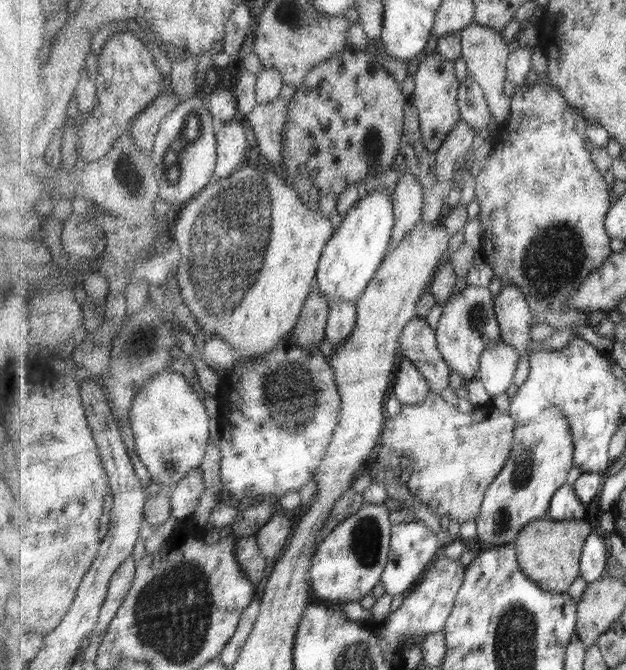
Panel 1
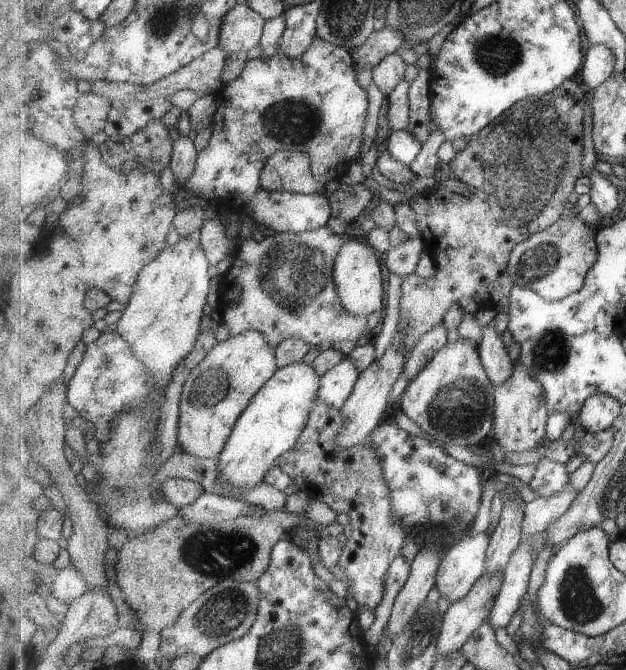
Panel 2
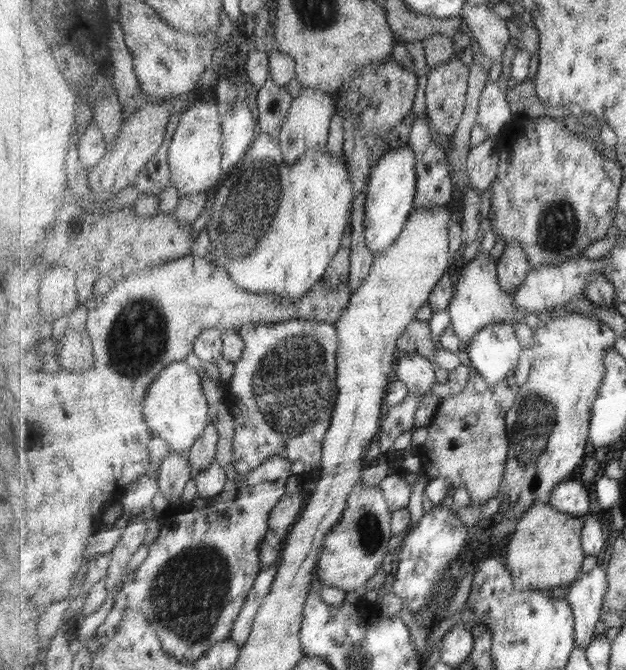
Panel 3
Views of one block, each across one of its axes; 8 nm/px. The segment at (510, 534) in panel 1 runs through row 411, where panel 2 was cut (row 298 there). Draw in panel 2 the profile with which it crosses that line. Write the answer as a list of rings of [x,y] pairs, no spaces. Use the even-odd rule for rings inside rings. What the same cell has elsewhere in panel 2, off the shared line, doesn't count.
[[[567,214],[550,228],[520,243],[511,255],[510,275],[514,282],[551,301],[579,292],[599,258],[598,233],[588,225],[579,216]]]

